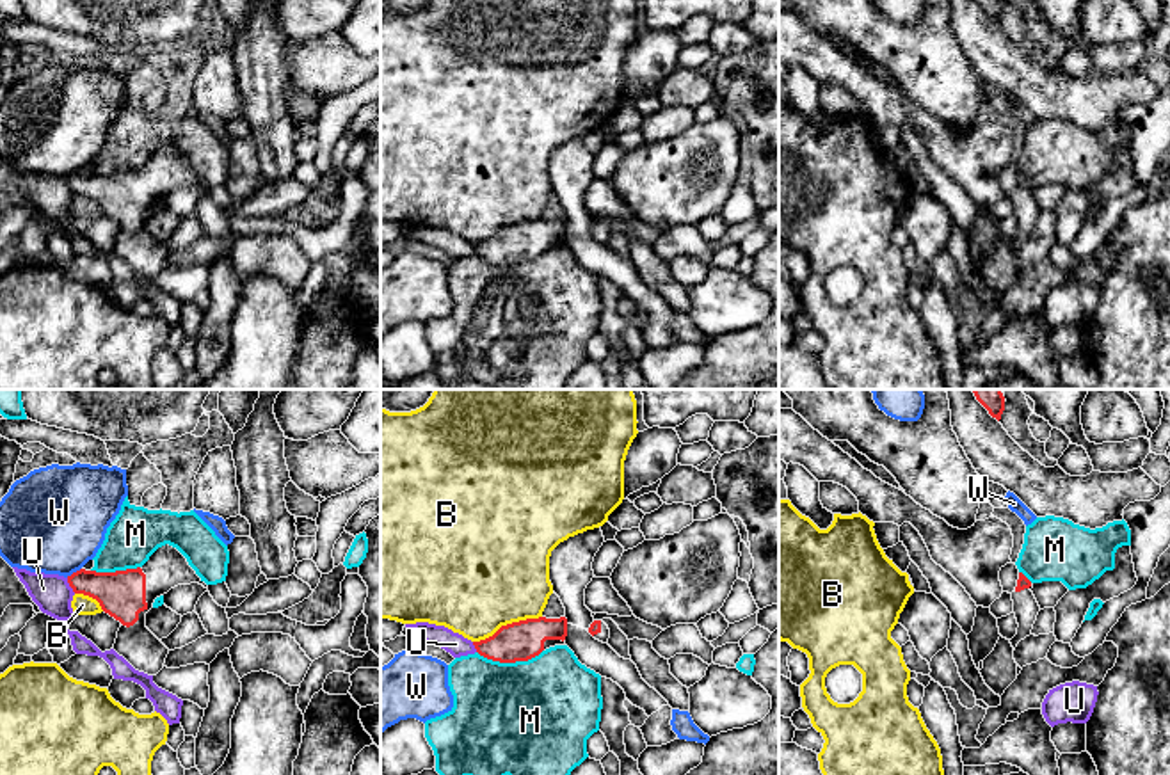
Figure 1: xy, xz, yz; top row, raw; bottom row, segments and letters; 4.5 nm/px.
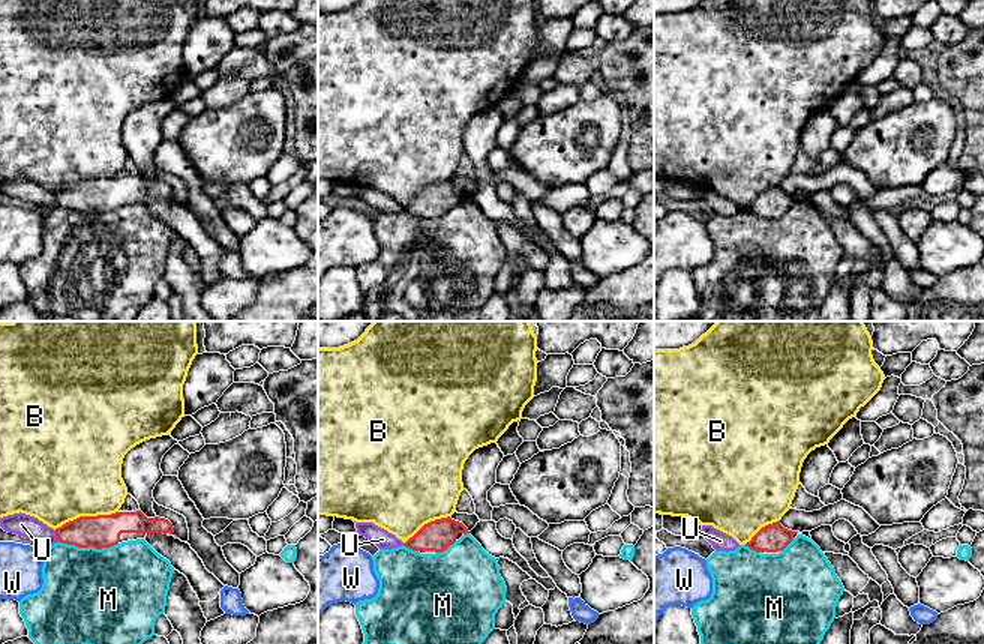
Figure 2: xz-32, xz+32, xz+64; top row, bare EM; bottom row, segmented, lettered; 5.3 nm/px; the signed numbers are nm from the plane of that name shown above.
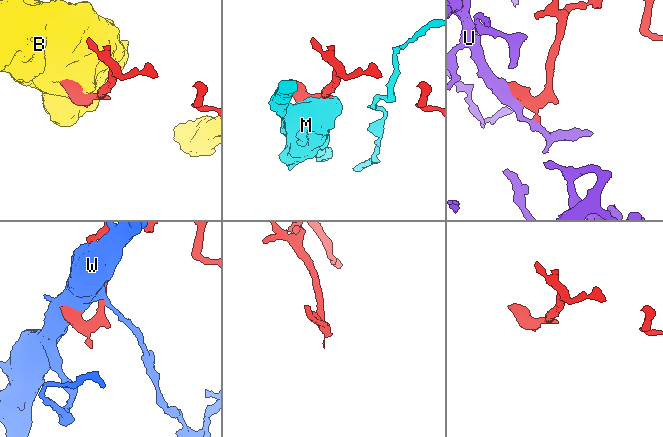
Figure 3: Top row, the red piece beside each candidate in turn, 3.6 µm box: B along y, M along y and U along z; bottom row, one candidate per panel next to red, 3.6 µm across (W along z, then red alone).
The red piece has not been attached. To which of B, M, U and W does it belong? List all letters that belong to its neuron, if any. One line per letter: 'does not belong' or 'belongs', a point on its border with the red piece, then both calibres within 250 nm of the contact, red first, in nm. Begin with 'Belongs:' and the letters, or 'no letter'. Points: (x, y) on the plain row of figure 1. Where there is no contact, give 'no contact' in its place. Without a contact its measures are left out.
Belongs: no letter
B: does not belong; meets red in xz at (507, 226); 180 nm thick on the red side, 500 nm on the other
M: does not belong; meets red in xz at (509, 263); 180 nm thick on the red side, 500 nm on the other
U: does not belong; meets red in xy at (70, 187); 220 nm thick on the red side, 170 nm on the other
W: does not belong; meets red in xy at (73, 175); 220 nm thick on the red side, 480 nm on the other

